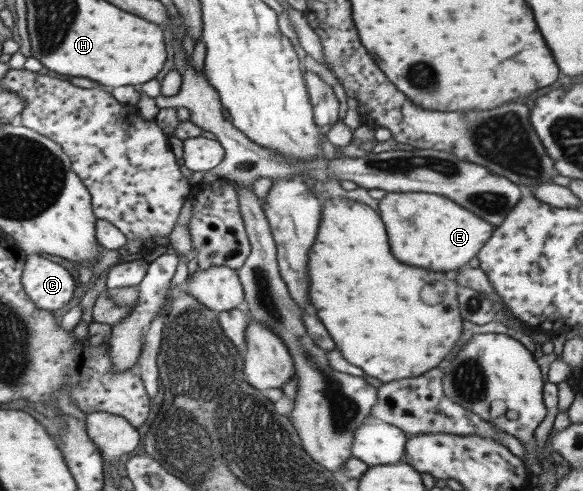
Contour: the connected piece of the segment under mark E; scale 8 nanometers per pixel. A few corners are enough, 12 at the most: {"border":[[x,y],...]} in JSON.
{"border":[[386,192],[395,259],[449,271],[494,231],[443,195]]}

